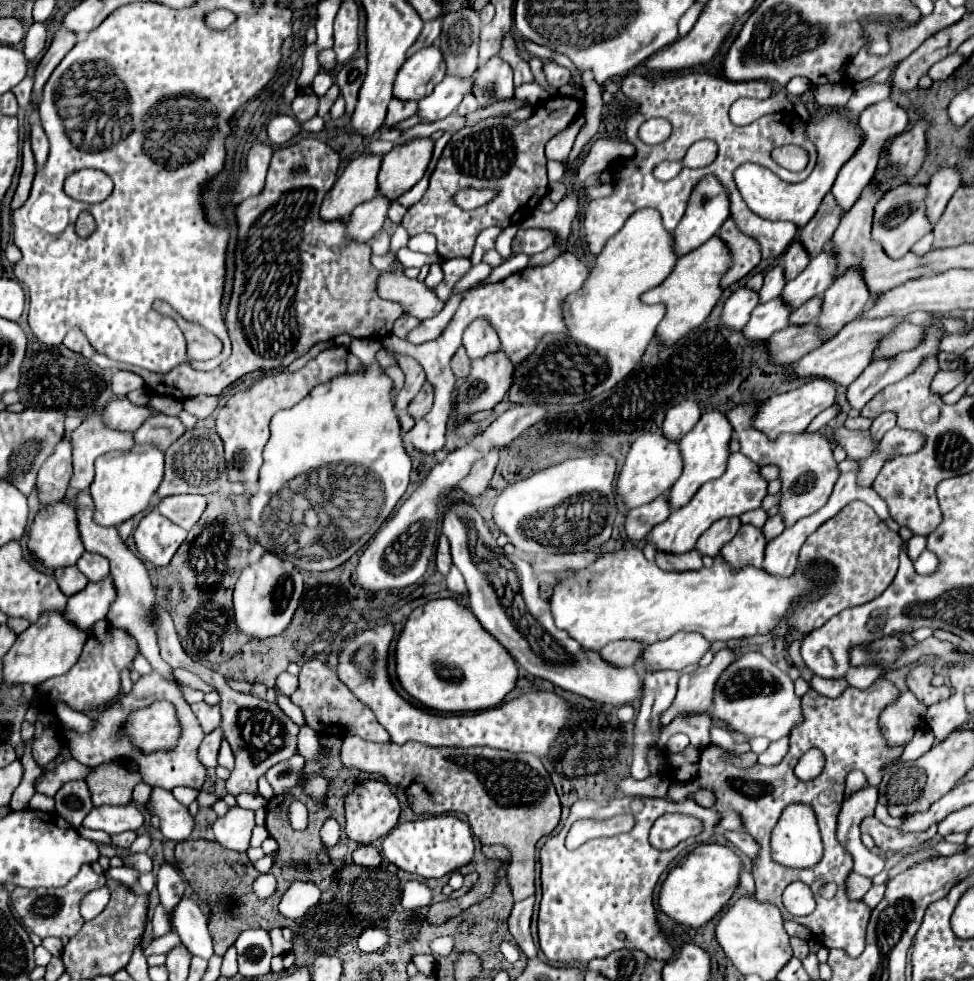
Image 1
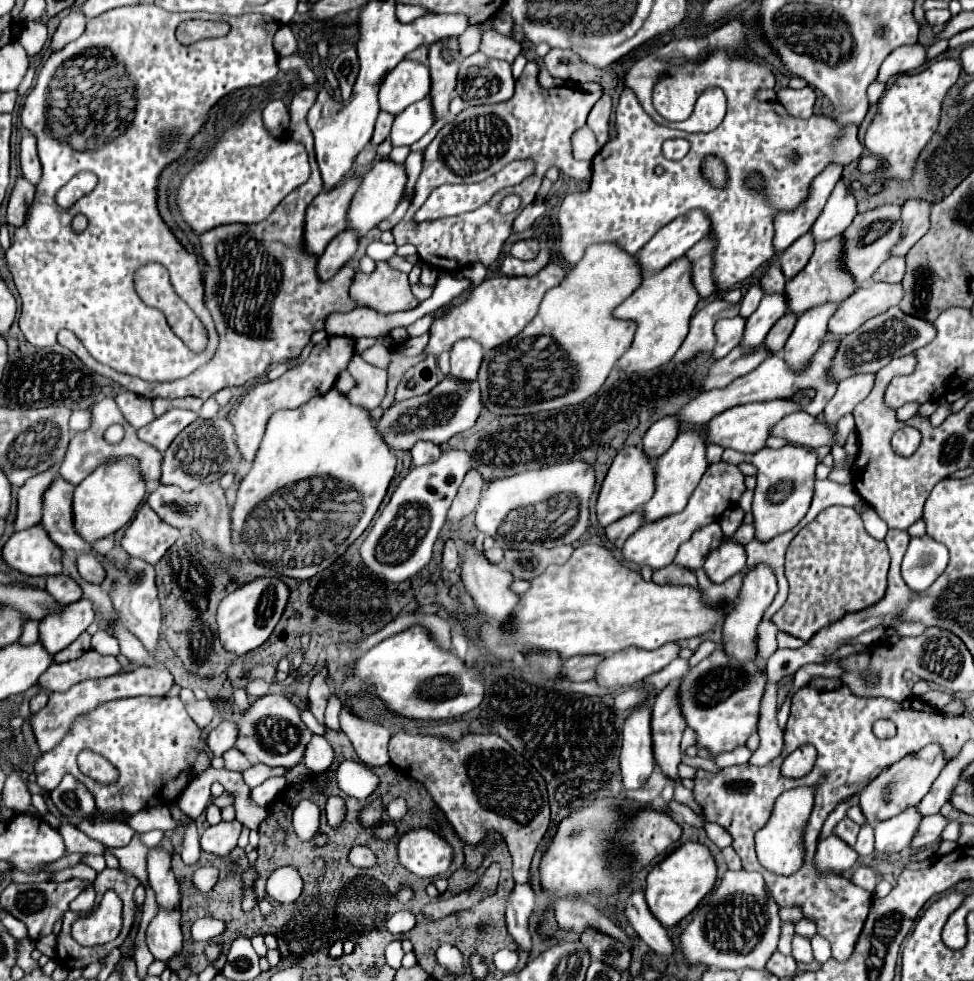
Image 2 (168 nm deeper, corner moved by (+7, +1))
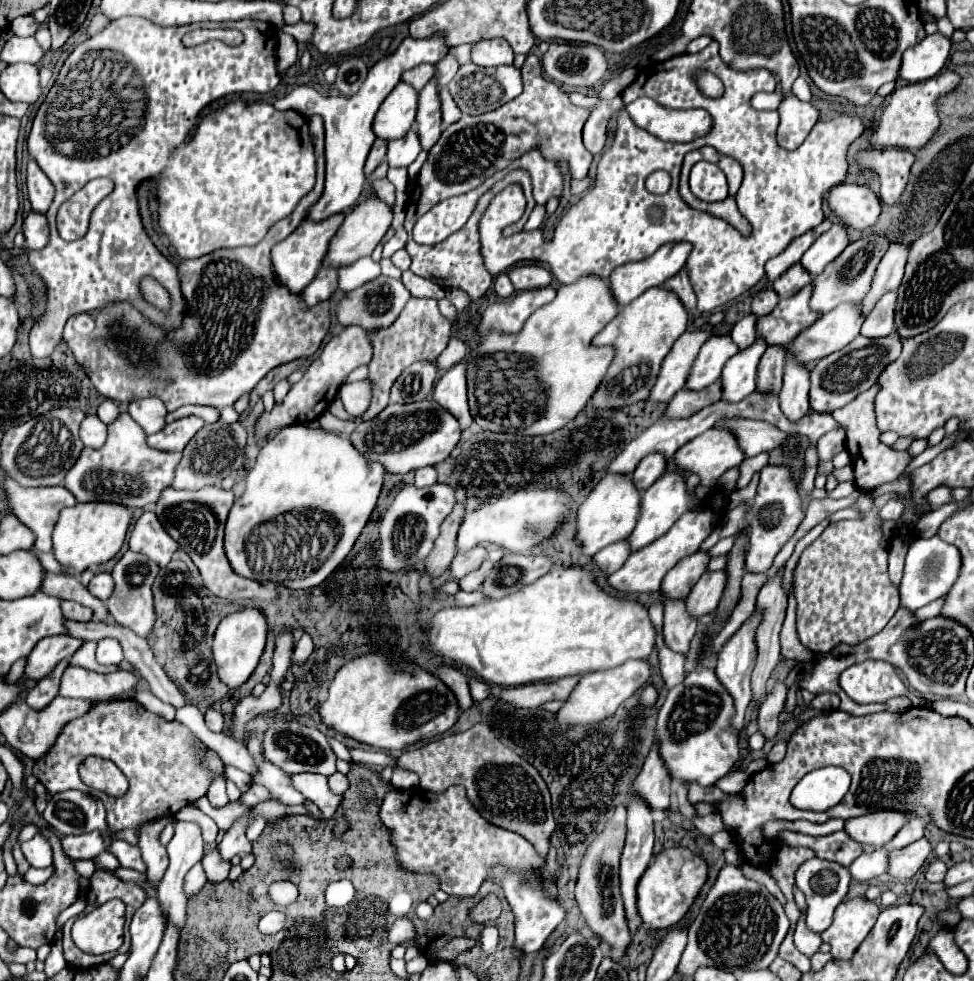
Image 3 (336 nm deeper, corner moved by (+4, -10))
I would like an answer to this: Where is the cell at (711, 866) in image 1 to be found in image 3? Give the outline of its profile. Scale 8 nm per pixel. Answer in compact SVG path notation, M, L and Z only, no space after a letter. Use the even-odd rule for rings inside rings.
M670 848L654 856L652 864L646 868L644 876L638 882L638 912L646 928L660 930L676 926L698 894L702 892L704 884L708 880L708 864L688 848Z

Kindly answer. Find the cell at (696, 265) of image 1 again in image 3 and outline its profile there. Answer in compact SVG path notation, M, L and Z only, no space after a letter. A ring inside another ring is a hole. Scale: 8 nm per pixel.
M650 288L624 308L620 308L618 316L606 324L606 328L592 340L594 344L612 344L616 346L618 360L612 362L608 374L604 376L600 388L592 396L592 404L598 410L604 408L620 408L648 398L652 392L652 384L656 384L656 376L660 374L660 364L664 356L672 350L672 344L686 332L688 312L672 292L666 288Z

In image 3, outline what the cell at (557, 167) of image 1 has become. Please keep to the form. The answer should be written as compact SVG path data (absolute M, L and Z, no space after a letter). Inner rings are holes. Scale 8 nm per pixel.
M538 204L538 206L532 210L532 214L530 214L530 218L528 218L528 222L526 222L524 230L534 230L534 228L540 228L540 224L542 224L544 216L546 216L546 206Z

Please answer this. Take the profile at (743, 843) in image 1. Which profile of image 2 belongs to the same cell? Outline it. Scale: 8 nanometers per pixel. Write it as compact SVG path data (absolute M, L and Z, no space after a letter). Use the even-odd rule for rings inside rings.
M707 823L707 825L705 825L705 831L707 831L707 837L709 837L719 849L731 845L731 835L729 835L723 827L719 827L717 823Z

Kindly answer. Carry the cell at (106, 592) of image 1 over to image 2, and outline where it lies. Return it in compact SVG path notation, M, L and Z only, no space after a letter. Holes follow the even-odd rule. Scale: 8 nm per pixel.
M81 599L63 609L63 613L49 615L39 623L39 639L47 653L59 653L71 645L95 619L93 603Z

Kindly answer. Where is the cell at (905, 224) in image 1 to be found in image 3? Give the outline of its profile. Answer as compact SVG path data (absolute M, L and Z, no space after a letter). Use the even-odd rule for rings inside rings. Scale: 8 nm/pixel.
M870 234L866 238L850 242L846 246L846 250L836 260L832 260L832 264L828 264L820 276L816 276L812 280L814 294L810 298L810 308L816 310L816 312L828 312L842 302L862 300L862 296L868 294L868 288L872 284L872 276L876 272L876 266L882 260L882 256L886 254L888 244L890 242L888 242L886 234Z

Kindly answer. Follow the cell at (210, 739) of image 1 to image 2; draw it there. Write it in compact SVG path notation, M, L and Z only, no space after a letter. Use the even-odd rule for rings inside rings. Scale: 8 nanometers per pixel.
M223 721L219 727L211 729L207 745L215 757L221 757L225 751L229 751L235 745L235 741L237 741L237 723Z

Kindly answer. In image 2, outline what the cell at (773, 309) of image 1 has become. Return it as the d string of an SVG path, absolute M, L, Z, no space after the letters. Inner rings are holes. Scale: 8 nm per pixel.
M731 317L731 319L721 319L715 325L715 347L711 351L713 359L721 359L725 357L733 347L739 345L741 341L741 333L745 329L745 319L741 317Z

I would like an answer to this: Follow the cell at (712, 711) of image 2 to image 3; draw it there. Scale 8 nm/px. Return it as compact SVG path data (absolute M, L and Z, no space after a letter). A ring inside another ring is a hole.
M710 668L690 672L682 684L668 692L658 712L656 736L660 740L660 754L672 776L710 786L732 770L740 756L740 738L732 732L732 712L736 712L732 708L732 696L728 696L728 690L716 680L716 672Z

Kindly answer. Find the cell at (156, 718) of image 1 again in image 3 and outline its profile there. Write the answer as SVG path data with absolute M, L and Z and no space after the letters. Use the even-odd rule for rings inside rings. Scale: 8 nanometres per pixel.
M116 700L110 704L98 704L84 716L68 722L48 756L36 760L32 774L52 796L56 792L76 788L102 798L108 812L108 832L110 836L116 836L126 828L138 830L148 820L152 822L162 816L172 818L184 806L194 804L198 798L206 796L212 780L224 774L224 764L220 756L206 748L206 744L182 722L152 714L136 700ZM90 754L108 758L122 770L130 782L130 788L124 796L106 796L104 792L88 788L80 780L78 764Z

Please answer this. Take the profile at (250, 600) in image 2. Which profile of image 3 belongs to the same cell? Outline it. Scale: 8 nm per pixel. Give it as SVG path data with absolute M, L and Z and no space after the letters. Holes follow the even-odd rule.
M244 608L240 612L222 618L214 634L212 652L214 652L214 662L218 666L218 676L224 684L228 684L230 688L238 688L250 678L266 648L266 636L268 636L268 622L266 614L260 608Z

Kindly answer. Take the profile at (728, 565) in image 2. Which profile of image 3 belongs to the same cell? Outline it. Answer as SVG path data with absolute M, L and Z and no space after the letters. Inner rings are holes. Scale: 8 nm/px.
M724 570L704 572L702 578L694 584L688 594L688 610L696 618L714 612L720 604L720 596L724 594Z

